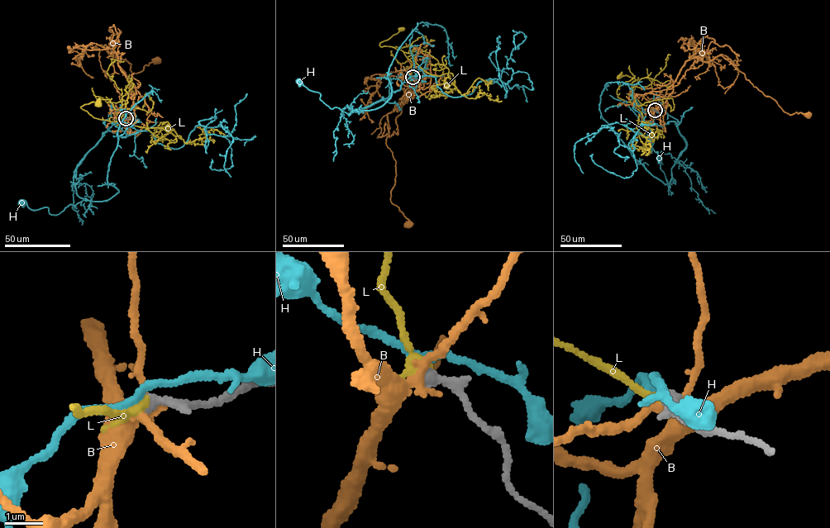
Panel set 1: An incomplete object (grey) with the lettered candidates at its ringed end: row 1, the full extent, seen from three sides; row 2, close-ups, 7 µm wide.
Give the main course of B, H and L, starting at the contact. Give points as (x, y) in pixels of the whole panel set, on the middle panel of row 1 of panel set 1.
B: (412, 78), (408, 87), (418, 85), (409, 88), (387, 116), (385, 144), (396, 163), (390, 198), (407, 224)
H: (412, 77), (359, 111), (347, 105), (348, 113), (331, 109), (298, 81)
L: (412, 77), (412, 63), (403, 51), (379, 45), (400, 28)

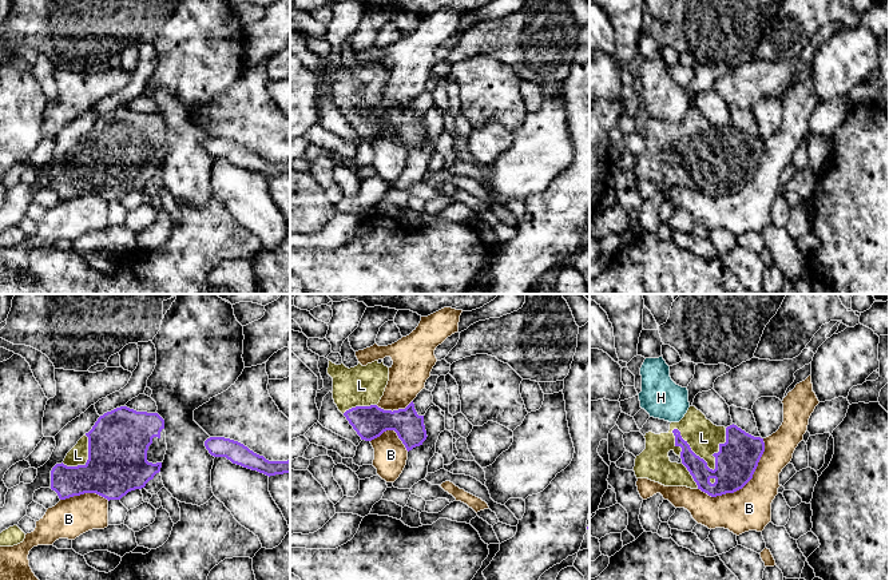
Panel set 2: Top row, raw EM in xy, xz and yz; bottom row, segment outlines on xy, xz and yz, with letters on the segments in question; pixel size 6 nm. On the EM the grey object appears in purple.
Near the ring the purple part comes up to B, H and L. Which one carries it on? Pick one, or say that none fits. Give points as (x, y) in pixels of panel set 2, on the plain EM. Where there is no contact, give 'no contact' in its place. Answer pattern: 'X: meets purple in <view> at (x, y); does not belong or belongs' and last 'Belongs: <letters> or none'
B: meets purple in yz at (743, 186); does not belong
H: no contact; does not belong
L: meets purple in yz at (709, 169); belongs
Belongs: L

